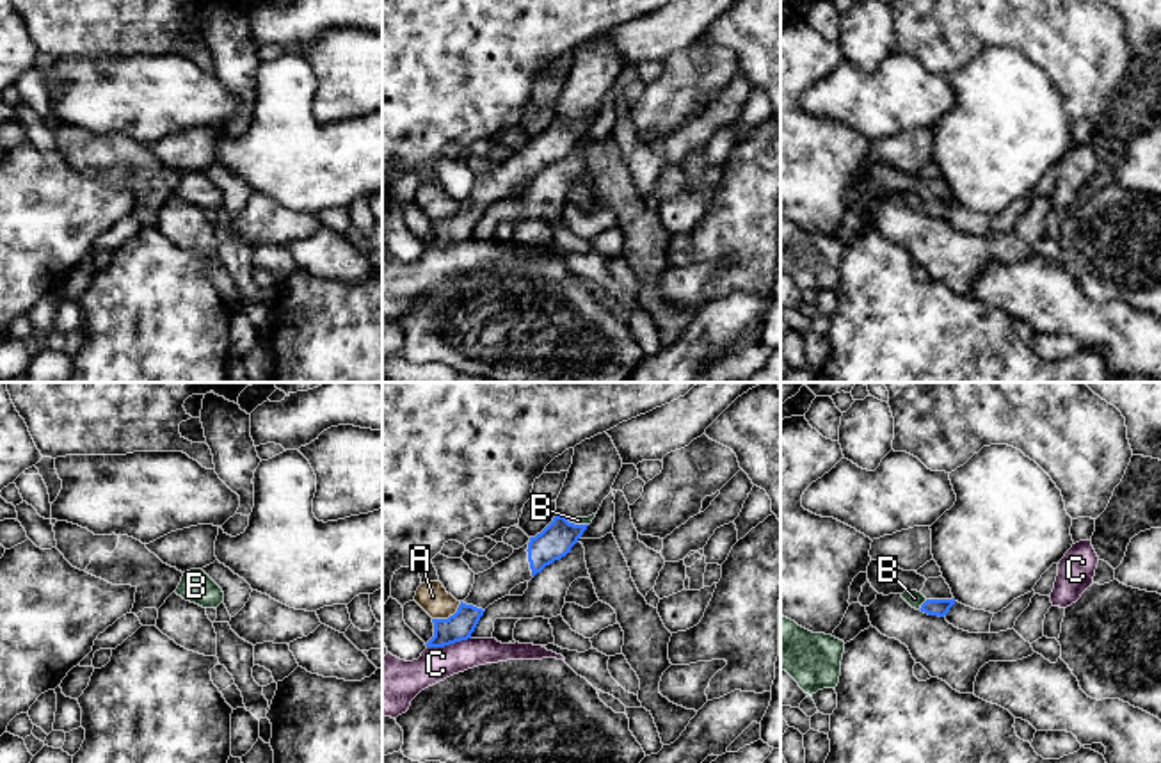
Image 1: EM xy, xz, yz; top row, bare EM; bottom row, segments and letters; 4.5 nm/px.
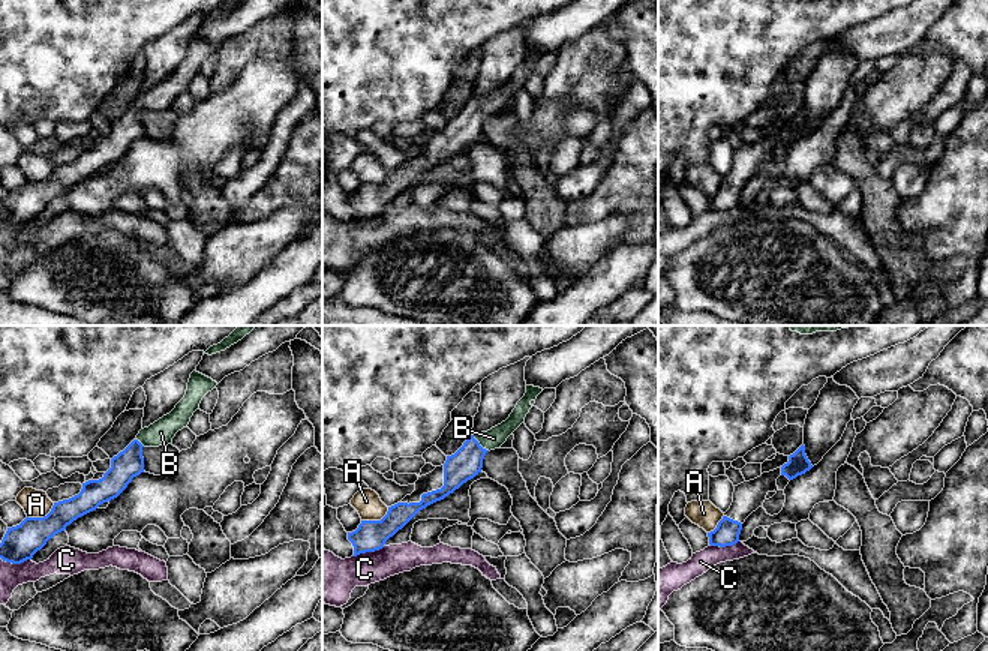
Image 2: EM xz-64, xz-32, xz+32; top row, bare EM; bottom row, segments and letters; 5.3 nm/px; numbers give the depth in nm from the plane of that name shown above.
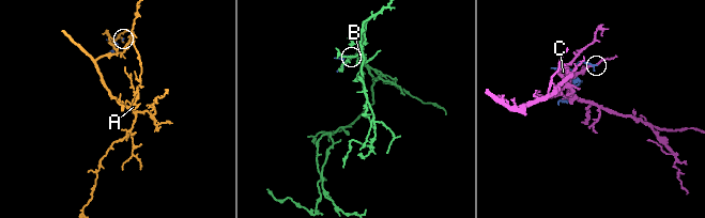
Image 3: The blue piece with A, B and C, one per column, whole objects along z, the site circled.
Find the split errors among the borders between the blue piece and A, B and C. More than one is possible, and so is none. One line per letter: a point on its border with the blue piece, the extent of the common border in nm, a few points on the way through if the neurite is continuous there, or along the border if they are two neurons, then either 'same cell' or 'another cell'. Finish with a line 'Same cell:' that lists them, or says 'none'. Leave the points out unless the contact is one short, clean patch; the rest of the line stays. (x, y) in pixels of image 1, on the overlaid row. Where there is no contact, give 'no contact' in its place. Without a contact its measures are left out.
A: xz (450, 616) | 160 nm | another cell
B: yz (921, 605) | 60 nm | across yz (932, 607), (921, 605), (914, 598) | same cell
C: xz (448, 644) | 200 nm | another cell
Same cell: B

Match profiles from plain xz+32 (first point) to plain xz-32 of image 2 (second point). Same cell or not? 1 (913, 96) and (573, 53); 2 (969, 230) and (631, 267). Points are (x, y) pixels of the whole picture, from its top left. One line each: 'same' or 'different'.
1: same
2: different

